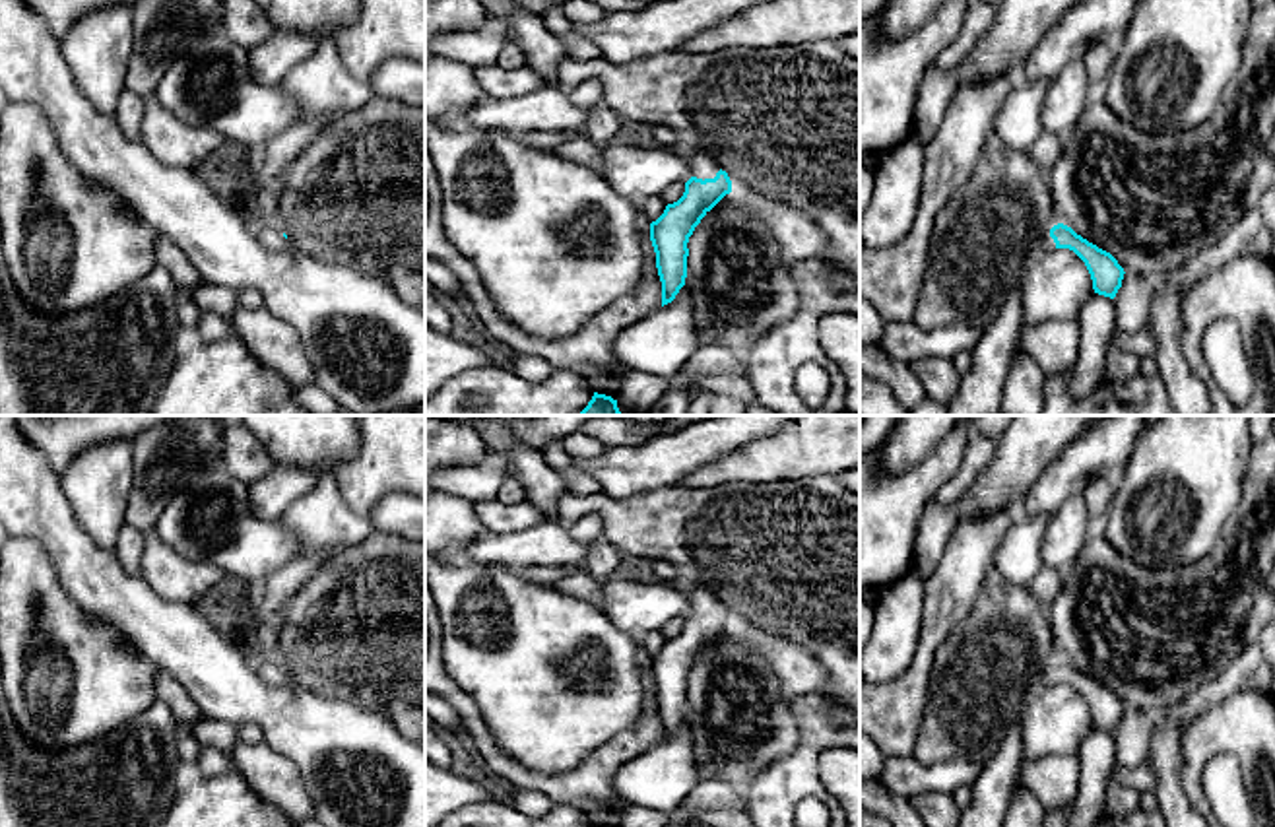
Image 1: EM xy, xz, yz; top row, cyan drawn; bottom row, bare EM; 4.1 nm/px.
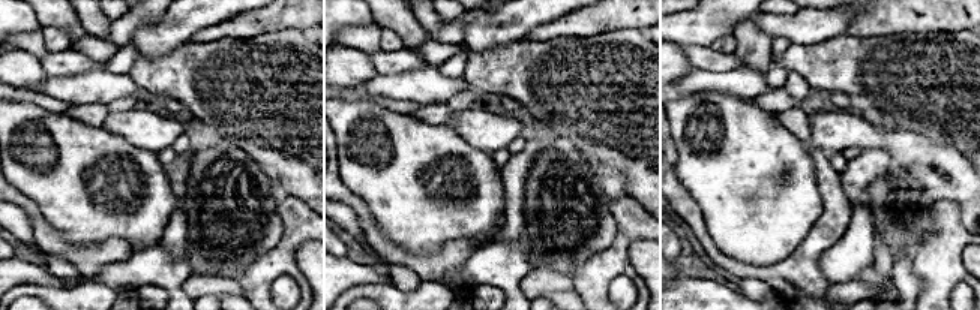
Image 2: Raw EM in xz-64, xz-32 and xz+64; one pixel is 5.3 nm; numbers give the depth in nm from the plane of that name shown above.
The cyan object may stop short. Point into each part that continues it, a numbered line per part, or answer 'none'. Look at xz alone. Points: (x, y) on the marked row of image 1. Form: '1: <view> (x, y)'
1: xz (703, 165)

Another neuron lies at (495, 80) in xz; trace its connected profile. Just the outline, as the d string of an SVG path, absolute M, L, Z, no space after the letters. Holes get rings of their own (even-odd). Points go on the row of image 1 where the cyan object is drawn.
M499 64L474 68L477 83L491 97L520 97L549 85L545 78L526 64L508 70Z

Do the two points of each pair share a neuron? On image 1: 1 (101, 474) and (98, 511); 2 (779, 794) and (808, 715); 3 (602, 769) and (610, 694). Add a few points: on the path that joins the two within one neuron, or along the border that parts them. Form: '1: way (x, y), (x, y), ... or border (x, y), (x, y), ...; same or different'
1: way (99, 484), (99, 501); same
2: way (779, 775), (779, 752), (796, 734); same
3: border (639, 717), (629, 728), (565, 771); different

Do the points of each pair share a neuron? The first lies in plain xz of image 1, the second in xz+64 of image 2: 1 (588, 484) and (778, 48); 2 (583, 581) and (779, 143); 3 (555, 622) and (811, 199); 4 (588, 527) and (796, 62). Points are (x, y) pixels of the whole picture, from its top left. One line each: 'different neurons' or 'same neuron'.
1: same neuron
2: different neurons
3: same neuron
4: different neurons

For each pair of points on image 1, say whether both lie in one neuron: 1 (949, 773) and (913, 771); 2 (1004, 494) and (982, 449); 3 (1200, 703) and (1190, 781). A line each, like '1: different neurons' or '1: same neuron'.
1: same neuron
2: different neurons
3: different neurons

